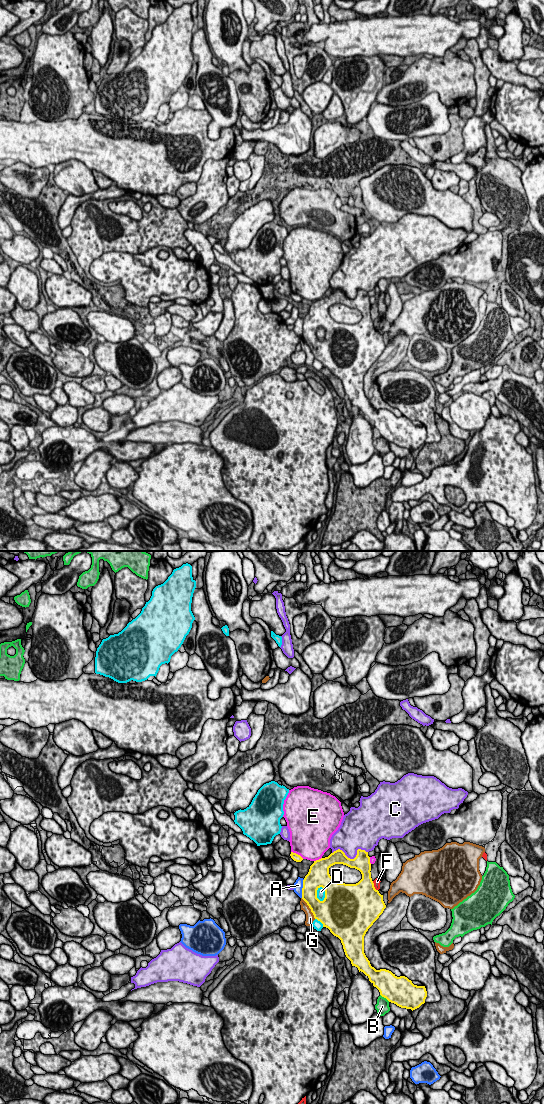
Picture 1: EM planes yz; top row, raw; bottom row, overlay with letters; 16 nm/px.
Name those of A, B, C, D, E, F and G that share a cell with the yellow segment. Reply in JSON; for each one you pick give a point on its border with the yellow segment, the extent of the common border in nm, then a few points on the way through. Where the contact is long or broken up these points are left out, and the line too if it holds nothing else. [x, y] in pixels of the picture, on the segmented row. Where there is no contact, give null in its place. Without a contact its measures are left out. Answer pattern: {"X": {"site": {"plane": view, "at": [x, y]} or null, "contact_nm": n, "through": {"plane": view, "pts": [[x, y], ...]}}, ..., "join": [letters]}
{"join": []}

